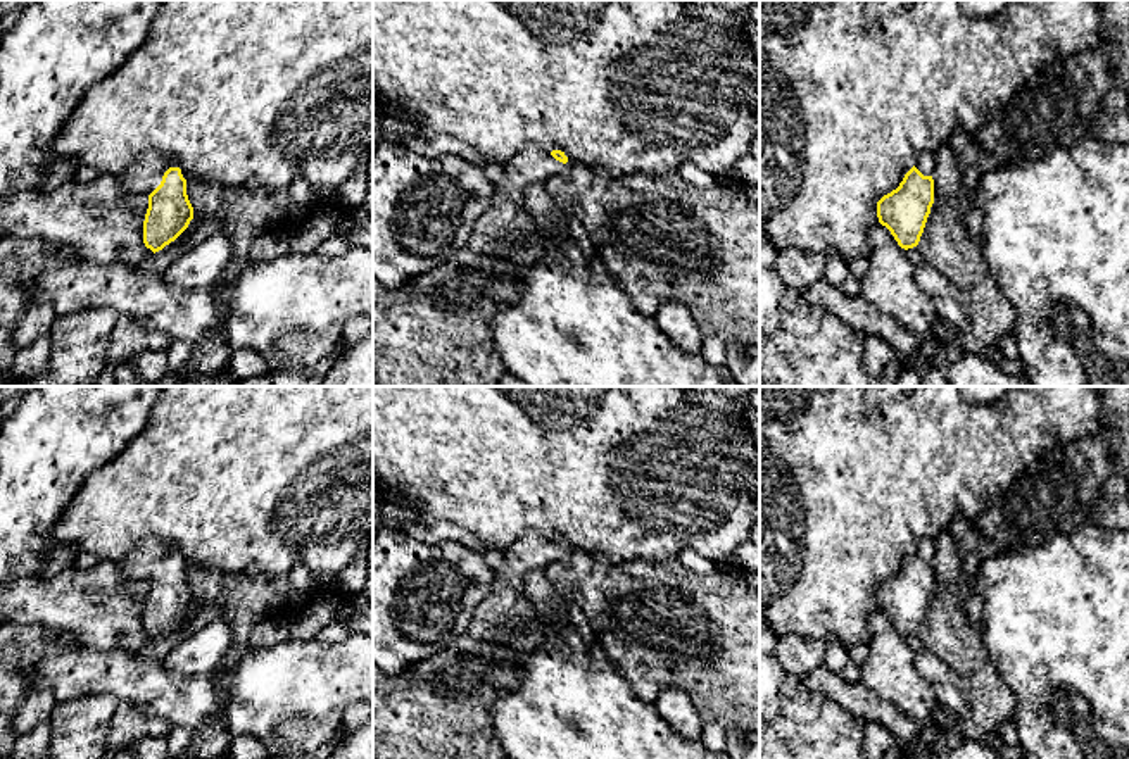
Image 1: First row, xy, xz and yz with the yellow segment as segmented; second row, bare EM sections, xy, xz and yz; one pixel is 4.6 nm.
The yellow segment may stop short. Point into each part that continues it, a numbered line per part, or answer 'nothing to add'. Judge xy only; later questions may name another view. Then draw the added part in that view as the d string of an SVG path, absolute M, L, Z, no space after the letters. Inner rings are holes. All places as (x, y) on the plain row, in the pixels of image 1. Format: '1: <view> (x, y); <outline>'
1: xy (145, 559); M147 536L117 562L121 573L128 580L150 581L162 568L169 554L178 554L174 543L164 542L157 536Z

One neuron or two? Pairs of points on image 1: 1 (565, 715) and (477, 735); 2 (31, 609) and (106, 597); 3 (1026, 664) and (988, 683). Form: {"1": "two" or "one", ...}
{"1": "two", "2": "one", "3": "two"}

